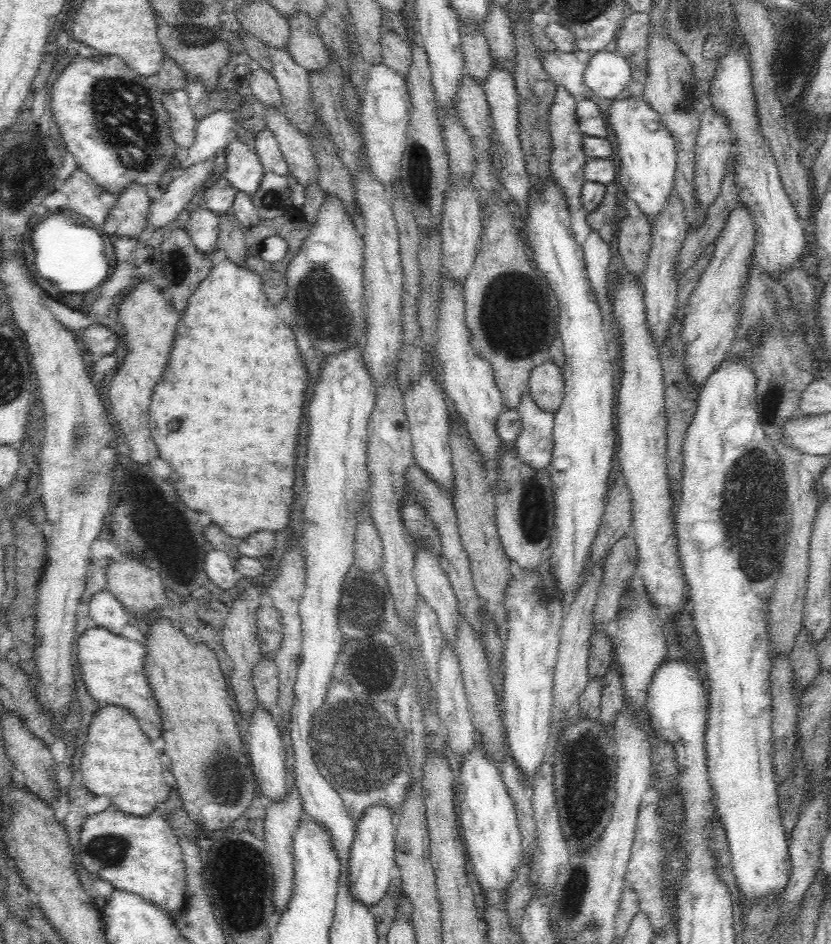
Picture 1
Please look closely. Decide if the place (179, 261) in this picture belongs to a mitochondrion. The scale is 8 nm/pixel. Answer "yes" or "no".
yes

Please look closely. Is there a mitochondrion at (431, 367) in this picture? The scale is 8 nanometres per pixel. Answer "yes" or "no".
no

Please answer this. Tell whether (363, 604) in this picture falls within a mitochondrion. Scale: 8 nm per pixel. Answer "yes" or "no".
yes

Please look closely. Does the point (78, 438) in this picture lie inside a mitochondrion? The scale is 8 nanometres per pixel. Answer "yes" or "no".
yes

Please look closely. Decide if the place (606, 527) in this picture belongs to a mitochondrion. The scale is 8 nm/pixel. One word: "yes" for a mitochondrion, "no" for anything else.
no

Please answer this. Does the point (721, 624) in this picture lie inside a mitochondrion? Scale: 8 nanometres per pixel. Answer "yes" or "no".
no

